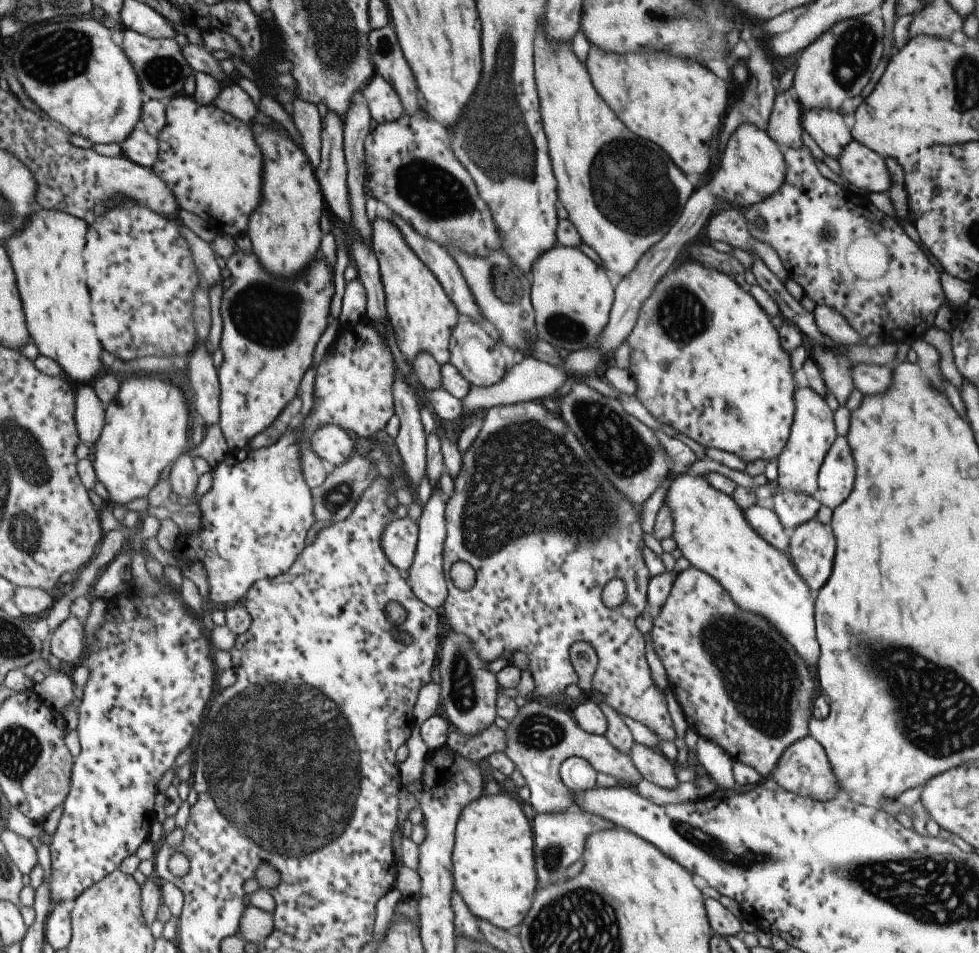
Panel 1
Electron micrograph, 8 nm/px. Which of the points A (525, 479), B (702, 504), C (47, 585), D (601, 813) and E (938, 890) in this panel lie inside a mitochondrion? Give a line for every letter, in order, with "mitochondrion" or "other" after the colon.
A: mitochondrion
B: other
C: other
D: other
E: mitochondrion

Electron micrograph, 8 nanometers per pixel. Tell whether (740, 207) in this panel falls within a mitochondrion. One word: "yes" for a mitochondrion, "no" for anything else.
no

